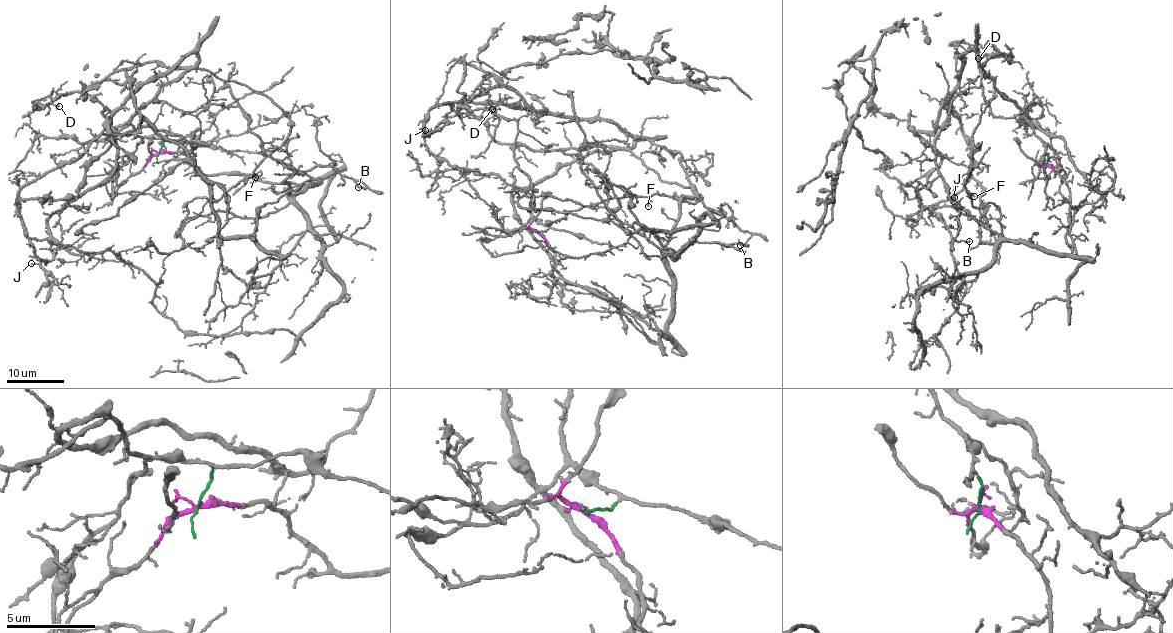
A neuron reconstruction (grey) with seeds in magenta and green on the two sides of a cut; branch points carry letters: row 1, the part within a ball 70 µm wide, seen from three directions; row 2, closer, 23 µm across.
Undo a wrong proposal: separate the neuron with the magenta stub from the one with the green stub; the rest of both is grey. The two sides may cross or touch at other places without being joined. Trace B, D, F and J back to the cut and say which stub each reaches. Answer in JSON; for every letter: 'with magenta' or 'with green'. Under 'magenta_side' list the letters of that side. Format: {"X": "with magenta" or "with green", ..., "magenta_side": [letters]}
{"B": "with magenta", "D": "with green", "F": "with green", "J": "with green", "magenta_side": ["B"]}

